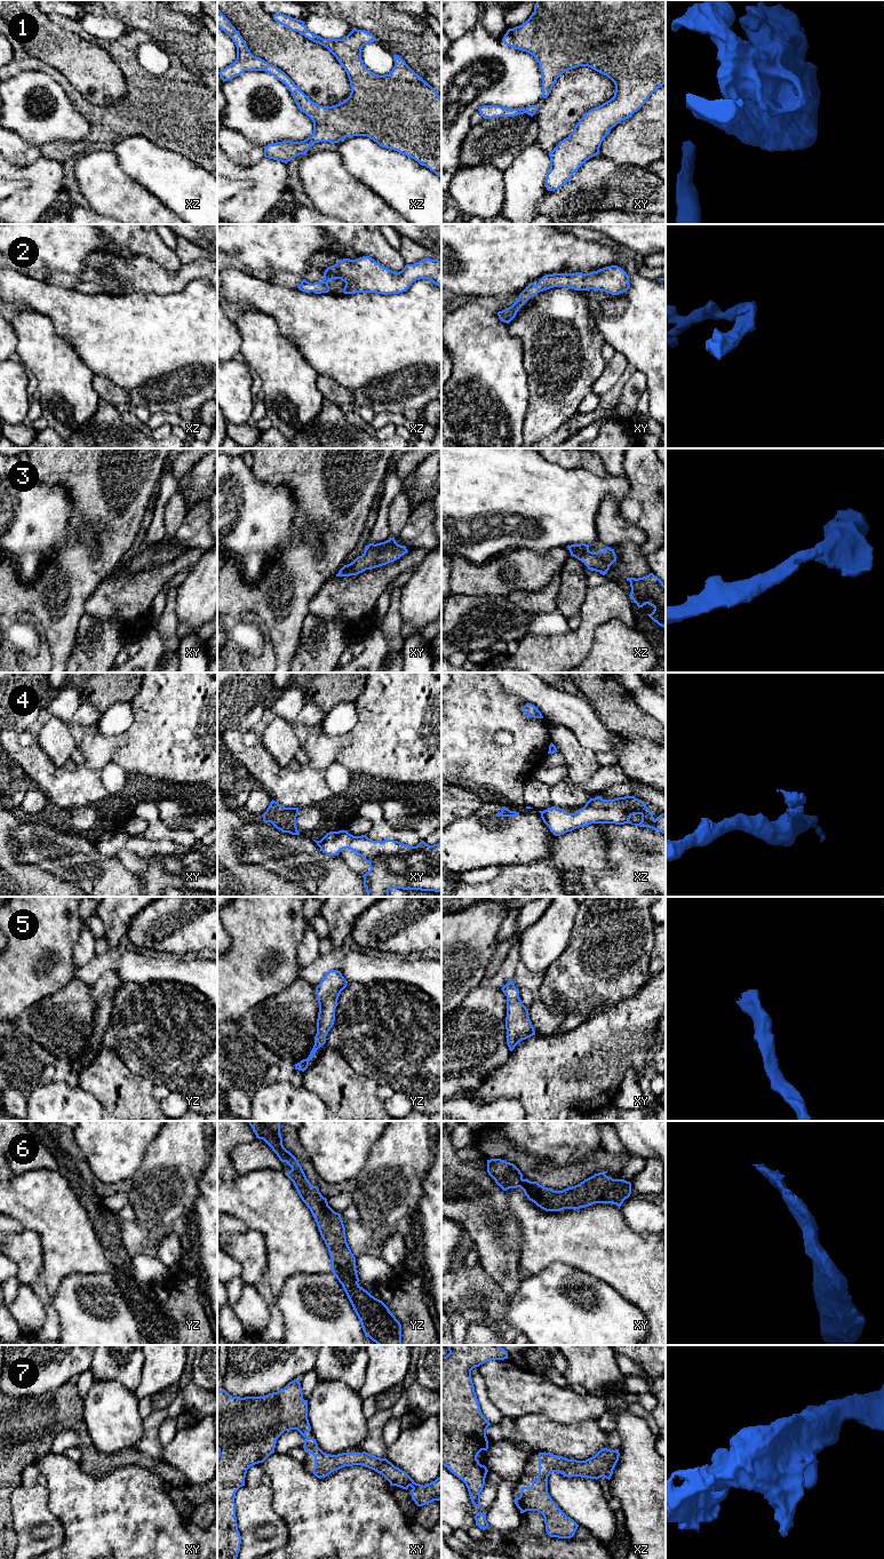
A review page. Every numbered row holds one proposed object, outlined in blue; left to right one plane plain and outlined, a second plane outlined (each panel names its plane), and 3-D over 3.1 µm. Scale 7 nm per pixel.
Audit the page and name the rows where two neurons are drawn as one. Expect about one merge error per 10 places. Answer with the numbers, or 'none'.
4

